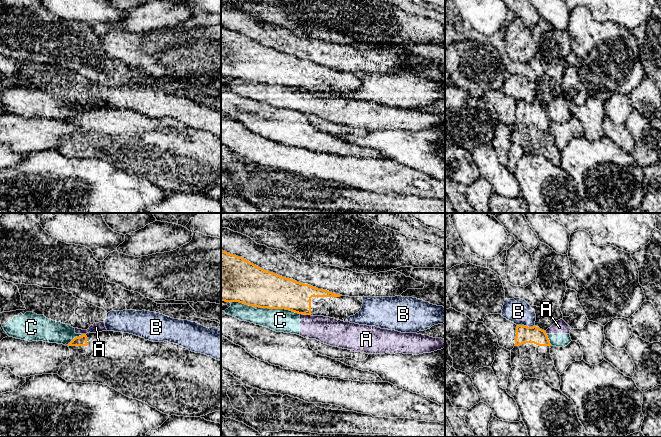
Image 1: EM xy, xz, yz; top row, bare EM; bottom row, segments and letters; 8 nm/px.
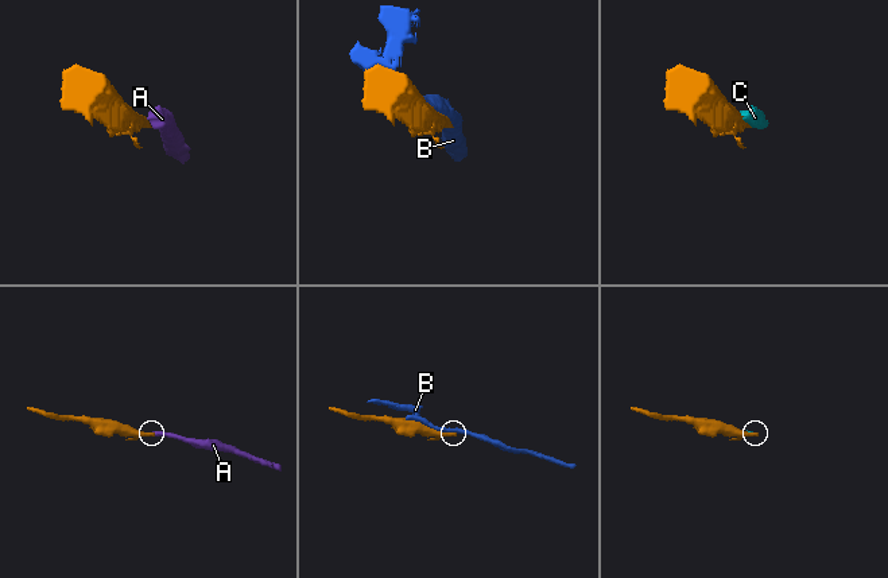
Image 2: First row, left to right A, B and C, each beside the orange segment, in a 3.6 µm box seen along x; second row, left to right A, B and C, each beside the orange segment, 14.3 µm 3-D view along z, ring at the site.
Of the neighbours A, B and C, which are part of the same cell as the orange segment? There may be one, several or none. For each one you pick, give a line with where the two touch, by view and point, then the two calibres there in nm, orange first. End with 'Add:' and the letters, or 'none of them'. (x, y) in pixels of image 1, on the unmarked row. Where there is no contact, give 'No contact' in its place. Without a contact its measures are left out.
Add: none of them

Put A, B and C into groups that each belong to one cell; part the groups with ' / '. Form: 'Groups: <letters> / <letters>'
Groups: A C / B

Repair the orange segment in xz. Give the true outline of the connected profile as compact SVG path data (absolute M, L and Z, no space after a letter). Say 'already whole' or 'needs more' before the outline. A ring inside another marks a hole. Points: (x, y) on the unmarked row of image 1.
needs more; M223 26L221 77L239 78L259 84L285 85L344 98L358 89L363 80L362 73L342 72L282 53Z

